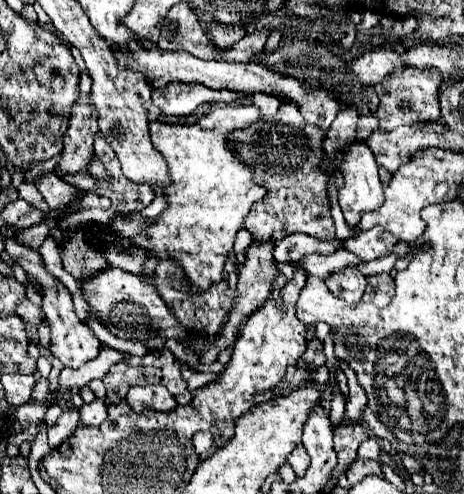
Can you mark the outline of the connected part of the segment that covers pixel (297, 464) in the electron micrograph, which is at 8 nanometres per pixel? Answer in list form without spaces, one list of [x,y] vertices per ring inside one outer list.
[[[300,444],[300,448],[296,446],[296,450],[294,450],[294,454],[290,456],[290,466],[294,468],[294,472],[296,472],[296,476],[302,476],[304,472],[306,472],[306,468],[308,468],[308,464],[310,464],[310,460],[308,460],[308,454],[306,454],[306,450],[304,450],[304,446]]]

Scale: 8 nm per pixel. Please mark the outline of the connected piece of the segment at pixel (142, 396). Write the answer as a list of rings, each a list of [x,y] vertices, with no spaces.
[[[162,384],[130,388],[126,394],[126,402],[136,412],[142,412],[144,408],[148,408],[154,412],[166,412],[168,414],[176,408],[176,400],[172,398],[172,394]]]

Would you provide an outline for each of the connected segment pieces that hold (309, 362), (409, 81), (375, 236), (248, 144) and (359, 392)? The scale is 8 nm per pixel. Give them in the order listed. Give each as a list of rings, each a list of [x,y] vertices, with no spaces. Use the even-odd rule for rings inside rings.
[[[314,336],[314,338],[310,338],[310,342],[308,342],[308,348],[306,348],[306,352],[304,352],[304,356],[298,360],[298,366],[300,368],[304,368],[304,370],[314,370],[314,368],[318,368],[318,366],[322,366],[324,364],[324,350],[322,350],[322,342]]]
[[[404,68],[388,74],[374,90],[380,98],[376,118],[380,120],[380,130],[394,130],[398,126],[404,126],[402,116],[408,114],[410,122],[420,122],[420,120],[438,120],[440,118],[440,106],[438,106],[438,96],[440,96],[440,84],[442,84],[442,74],[438,70],[418,70],[418,68]]]
[[[372,228],[366,232],[360,232],[348,240],[344,240],[344,248],[356,254],[360,260],[376,260],[392,254],[392,248],[398,240],[386,232],[384,228]]]
[[[282,102],[274,118],[260,118],[252,128],[232,132],[238,142],[238,152],[252,166],[254,178],[264,180],[268,194],[262,202],[254,204],[244,220],[246,230],[252,232],[254,240],[282,240],[288,234],[308,234],[318,240],[334,240],[336,228],[330,216],[326,180],[318,170],[322,156],[320,142],[324,140],[322,130],[304,122],[298,108],[290,102]]]
[[[336,360],[338,366],[342,368],[342,372],[346,374],[346,380],[348,380],[348,400],[346,400],[346,420],[350,422],[362,422],[362,414],[364,414],[364,408],[368,404],[368,396],[364,392],[364,388],[358,384],[358,378],[356,378],[356,372],[348,366],[346,360]]]

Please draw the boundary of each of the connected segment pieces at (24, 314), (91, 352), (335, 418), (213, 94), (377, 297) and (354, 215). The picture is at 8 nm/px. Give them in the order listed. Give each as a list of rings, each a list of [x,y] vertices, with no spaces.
[[[28,298],[20,300],[20,304],[16,306],[16,312],[20,314],[22,320],[32,322],[32,324],[38,324],[38,322],[42,320],[42,312],[40,312],[40,308],[36,308]]]
[[[6,240],[6,252],[26,270],[30,272],[42,286],[42,298],[44,298],[44,304],[42,304],[42,310],[46,314],[46,320],[52,328],[52,346],[50,346],[50,352],[62,360],[64,366],[70,366],[70,368],[78,368],[82,366],[84,362],[92,360],[98,356],[98,350],[100,350],[100,340],[94,336],[94,332],[84,324],[80,322],[80,318],[76,316],[74,312],[74,306],[72,306],[72,296],[70,292],[66,290],[64,284],[60,284],[60,280],[48,272],[42,256],[38,250],[34,248],[22,248],[20,244],[16,244],[16,240]]]
[[[336,392],[334,394],[334,400],[332,400],[332,410],[330,410],[330,418],[332,418],[332,424],[334,428],[344,422],[344,398]]]
[[[172,82],[164,88],[152,90],[152,102],[162,110],[162,114],[170,116],[186,116],[192,114],[204,102],[232,102],[242,94],[230,90],[212,90],[204,84],[182,84]]]
[[[374,274],[374,276],[368,276],[366,280],[368,280],[368,284],[366,284],[366,292],[364,292],[362,300],[372,302],[378,308],[388,306],[388,302],[392,300],[392,294],[394,294],[392,276],[390,274]]]
[[[362,140],[348,142],[348,146],[340,146],[340,150],[336,150],[336,164],[338,164],[340,174],[344,176],[344,184],[338,190],[340,208],[344,212],[348,226],[354,226],[364,212],[376,210],[384,202],[382,184],[380,184],[380,178],[378,178],[378,166],[376,166],[372,150]]]

